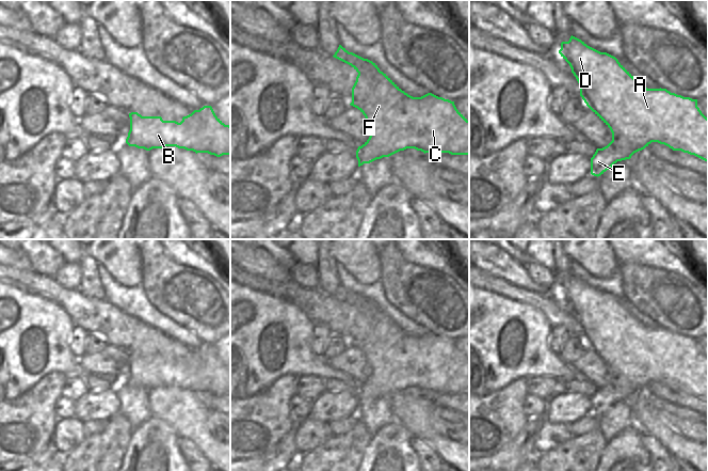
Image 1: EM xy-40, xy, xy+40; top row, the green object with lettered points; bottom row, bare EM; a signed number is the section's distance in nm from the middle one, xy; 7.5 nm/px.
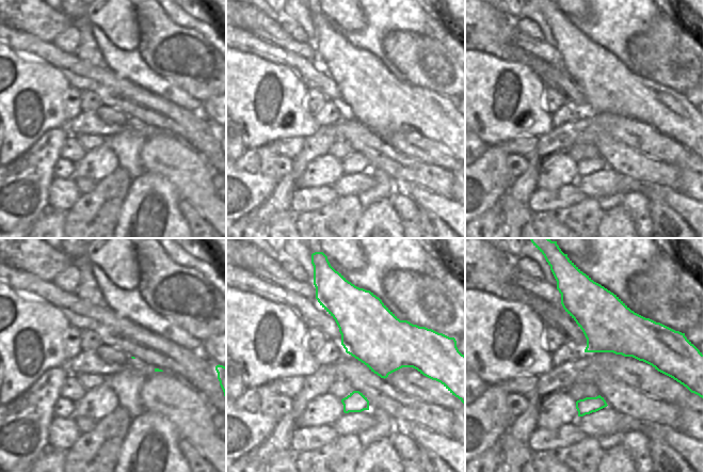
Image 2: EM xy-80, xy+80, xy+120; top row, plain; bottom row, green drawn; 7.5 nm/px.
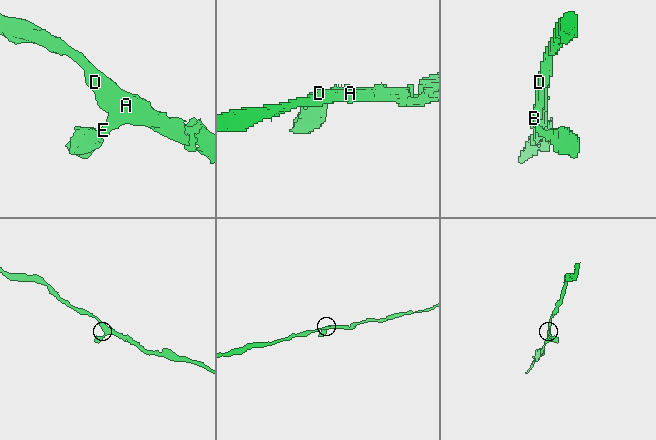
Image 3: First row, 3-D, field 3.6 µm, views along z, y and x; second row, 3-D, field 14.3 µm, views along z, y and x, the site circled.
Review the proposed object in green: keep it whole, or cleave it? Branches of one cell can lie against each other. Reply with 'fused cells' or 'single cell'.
single cell

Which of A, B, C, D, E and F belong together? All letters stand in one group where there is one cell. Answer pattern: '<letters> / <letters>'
A B C D E F

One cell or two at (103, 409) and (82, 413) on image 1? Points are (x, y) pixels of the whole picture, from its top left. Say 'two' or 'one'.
one

